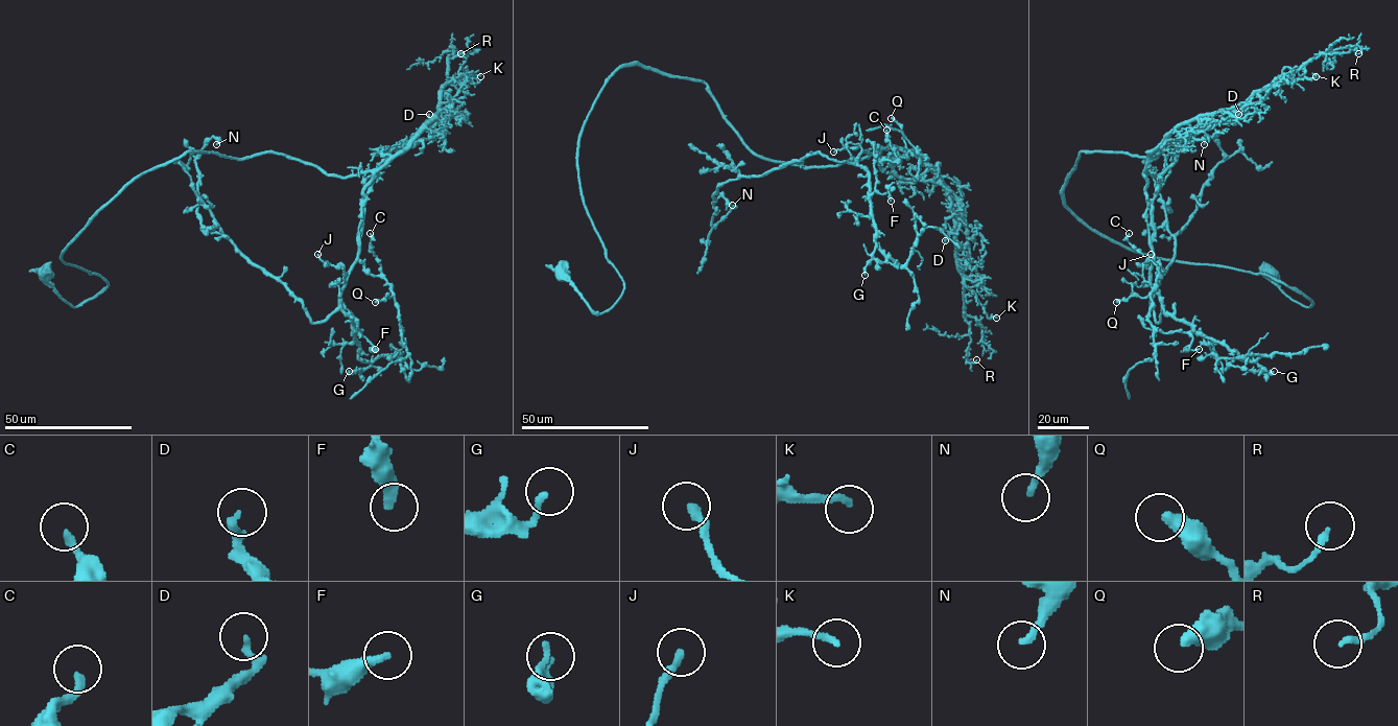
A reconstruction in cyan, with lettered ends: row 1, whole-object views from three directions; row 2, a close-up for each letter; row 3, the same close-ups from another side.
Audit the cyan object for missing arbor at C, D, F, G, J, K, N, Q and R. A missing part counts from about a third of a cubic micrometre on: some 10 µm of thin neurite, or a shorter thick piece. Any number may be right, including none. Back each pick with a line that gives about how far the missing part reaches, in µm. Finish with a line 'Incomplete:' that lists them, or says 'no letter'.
J: missing 4 µm
Incomplete: J

